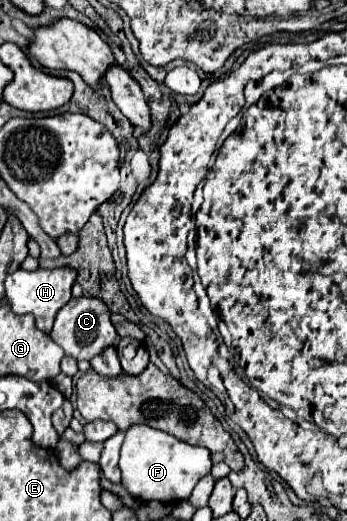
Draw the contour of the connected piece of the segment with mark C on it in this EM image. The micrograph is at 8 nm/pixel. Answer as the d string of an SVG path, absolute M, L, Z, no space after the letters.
M81 296L81 298L71 298L69 304L65 304L55 318L53 330L51 330L51 338L53 342L57 342L63 352L67 356L73 356L75 360L91 360L93 356L97 356L99 352L103 352L103 348L107 346L115 346L119 336L109 320L109 312L107 306L93 296Z

